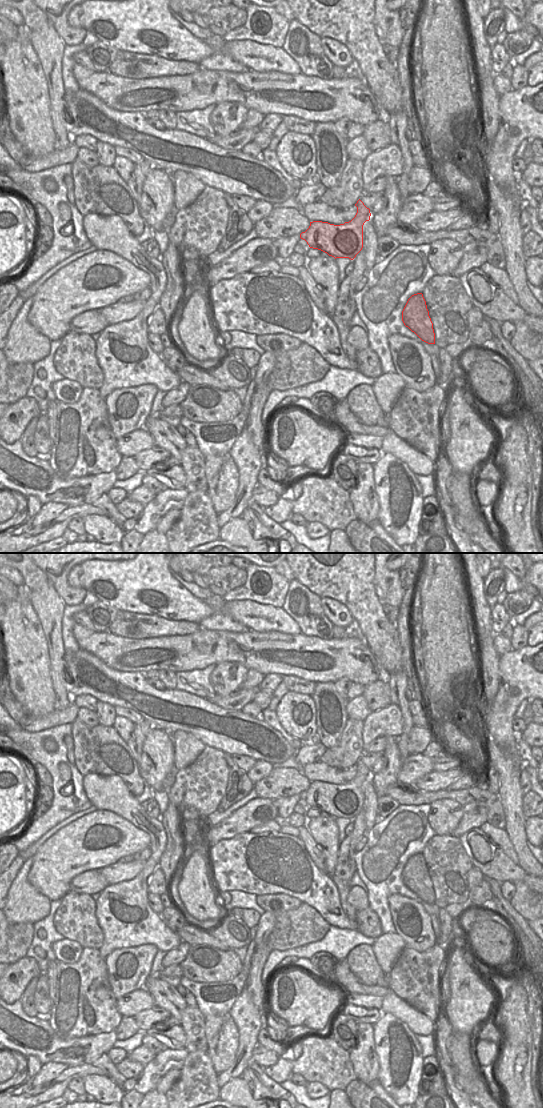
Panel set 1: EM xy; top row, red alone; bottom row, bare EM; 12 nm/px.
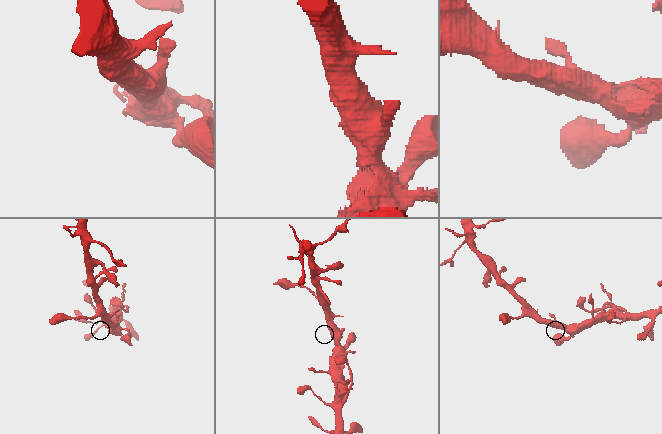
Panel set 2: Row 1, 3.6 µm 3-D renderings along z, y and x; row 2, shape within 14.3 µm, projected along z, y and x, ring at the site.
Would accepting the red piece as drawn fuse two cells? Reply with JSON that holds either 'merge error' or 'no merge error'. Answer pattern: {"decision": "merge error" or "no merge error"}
{"decision": "no merge error"}

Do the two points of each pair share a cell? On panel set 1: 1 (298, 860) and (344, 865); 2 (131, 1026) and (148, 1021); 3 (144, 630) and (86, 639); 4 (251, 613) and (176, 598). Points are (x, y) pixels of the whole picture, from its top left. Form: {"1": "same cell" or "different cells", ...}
{"1": "different cells", "2": "different cells", "3": "different cells", "4": "same cell"}

